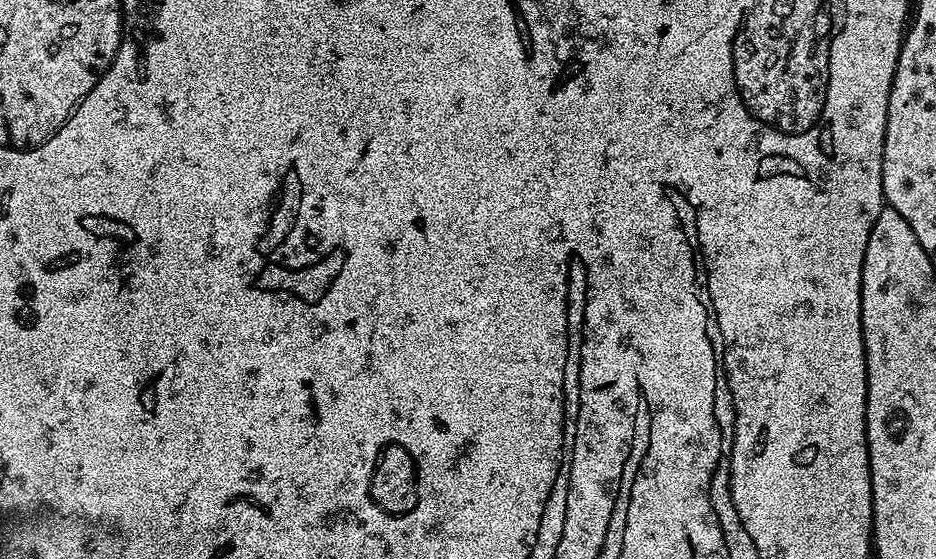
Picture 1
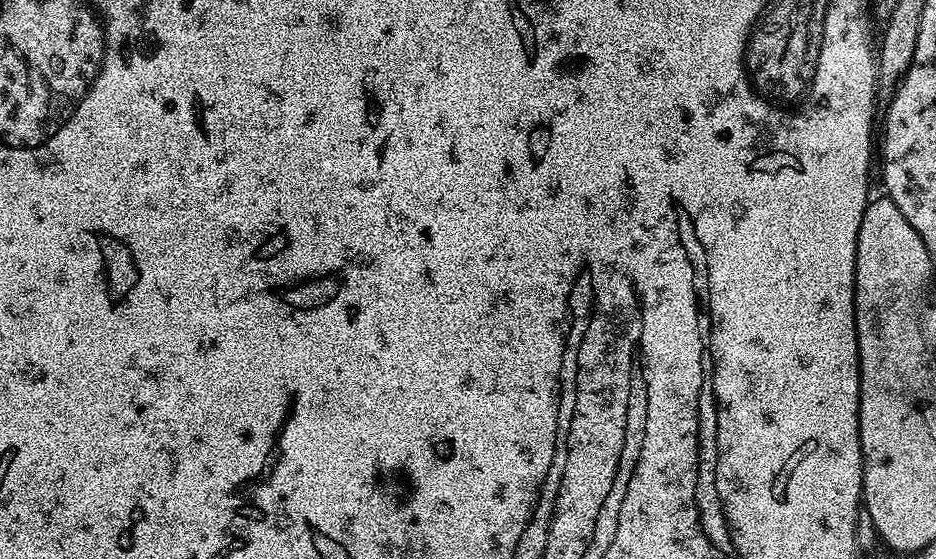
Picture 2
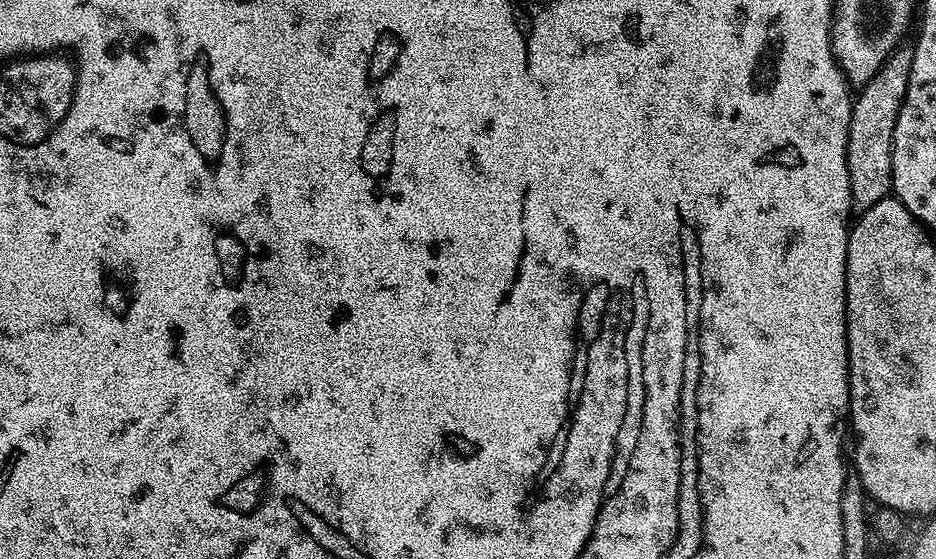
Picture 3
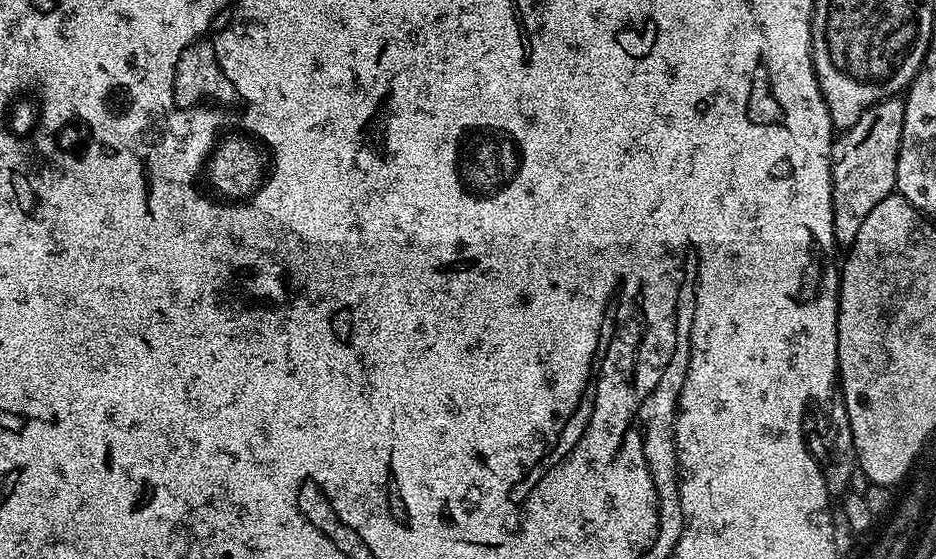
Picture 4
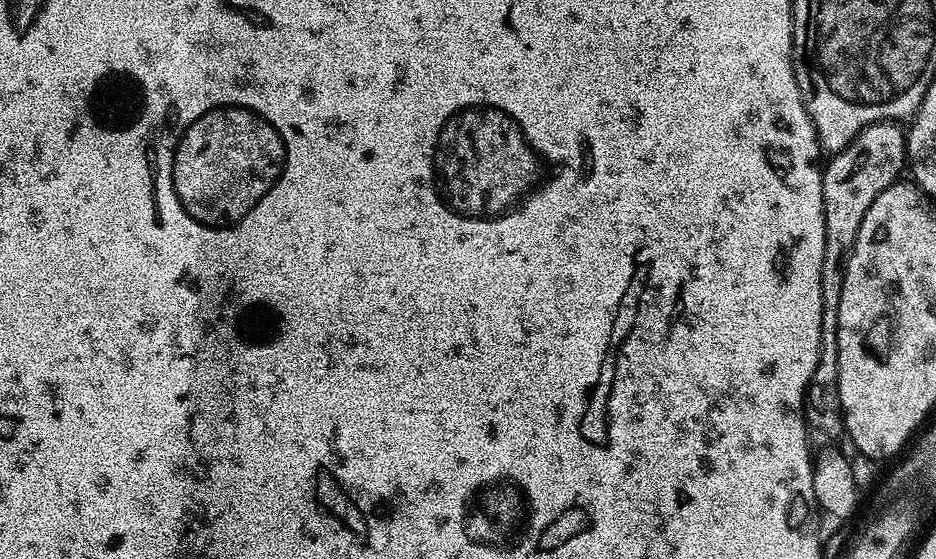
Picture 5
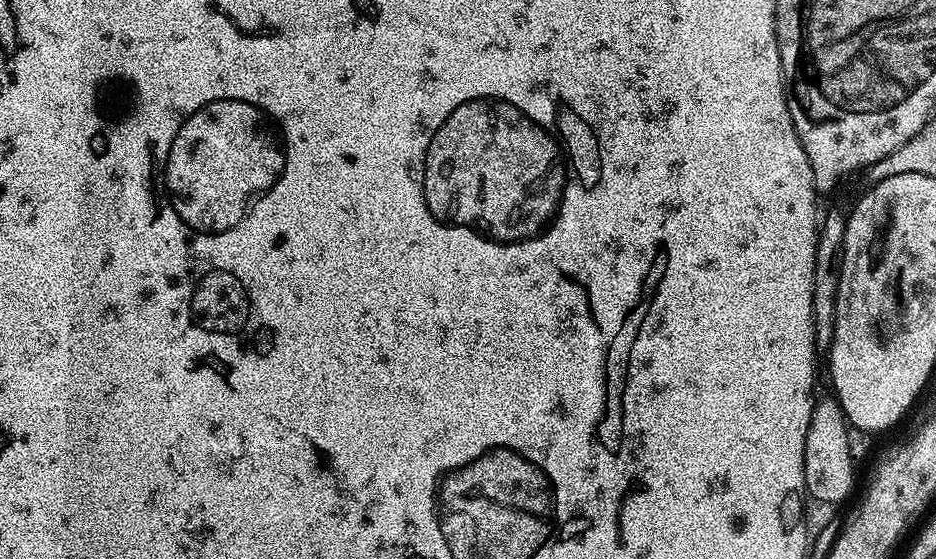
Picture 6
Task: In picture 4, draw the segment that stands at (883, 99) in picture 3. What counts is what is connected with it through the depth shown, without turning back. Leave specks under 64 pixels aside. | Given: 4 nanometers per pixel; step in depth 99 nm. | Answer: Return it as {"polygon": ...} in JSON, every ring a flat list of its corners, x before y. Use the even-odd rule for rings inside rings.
{"polygon":[[891,96,870,106,854,126,843,129,832,145,832,209,837,245,851,246,870,210,896,192,898,154,902,142,904,101]]}

